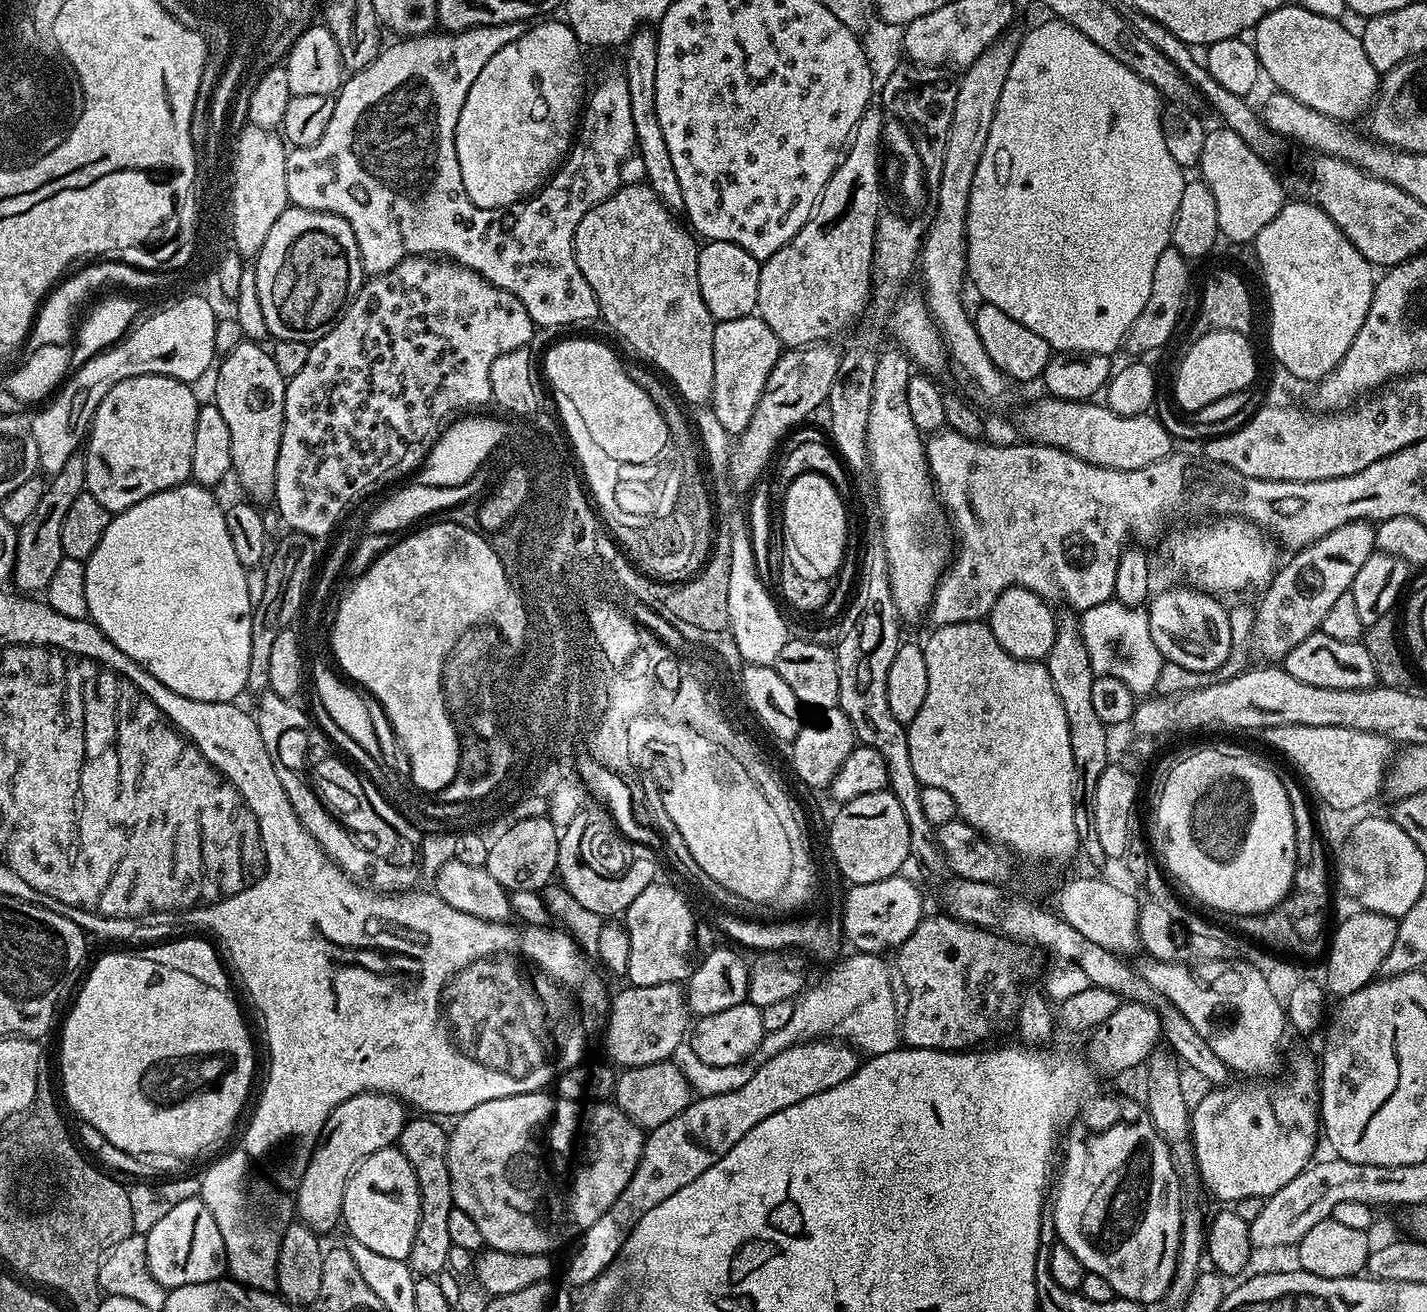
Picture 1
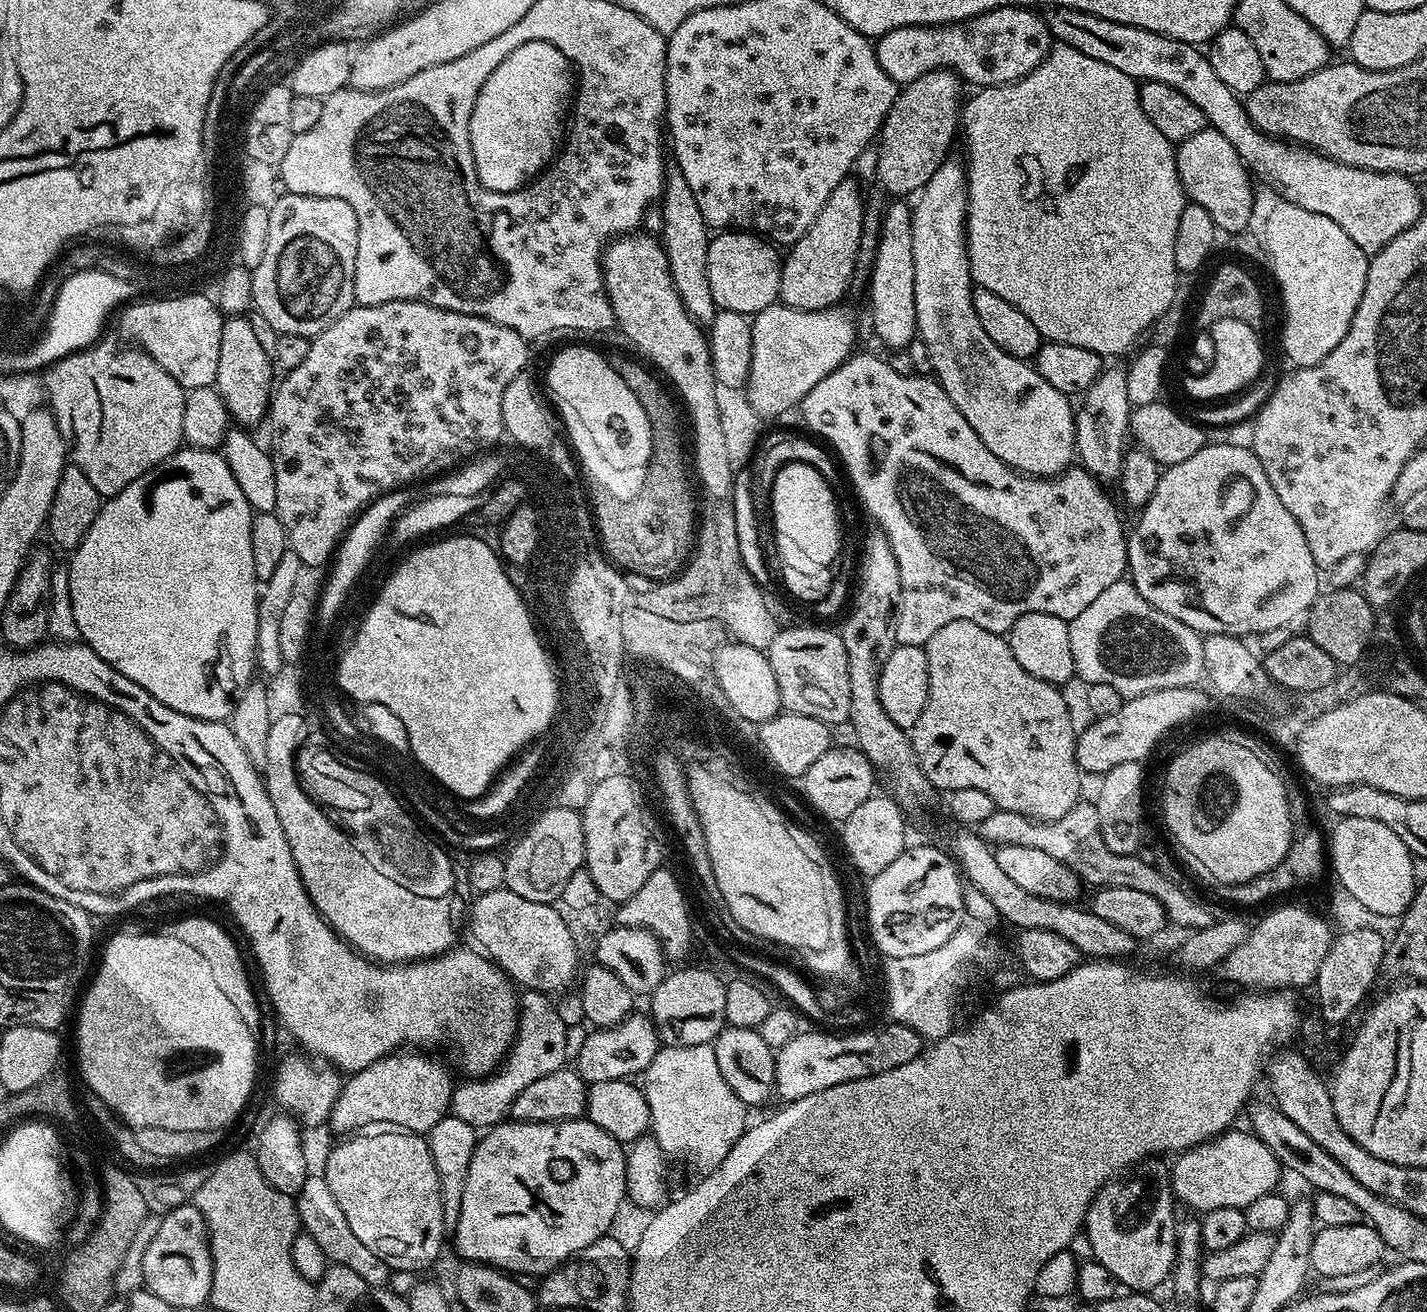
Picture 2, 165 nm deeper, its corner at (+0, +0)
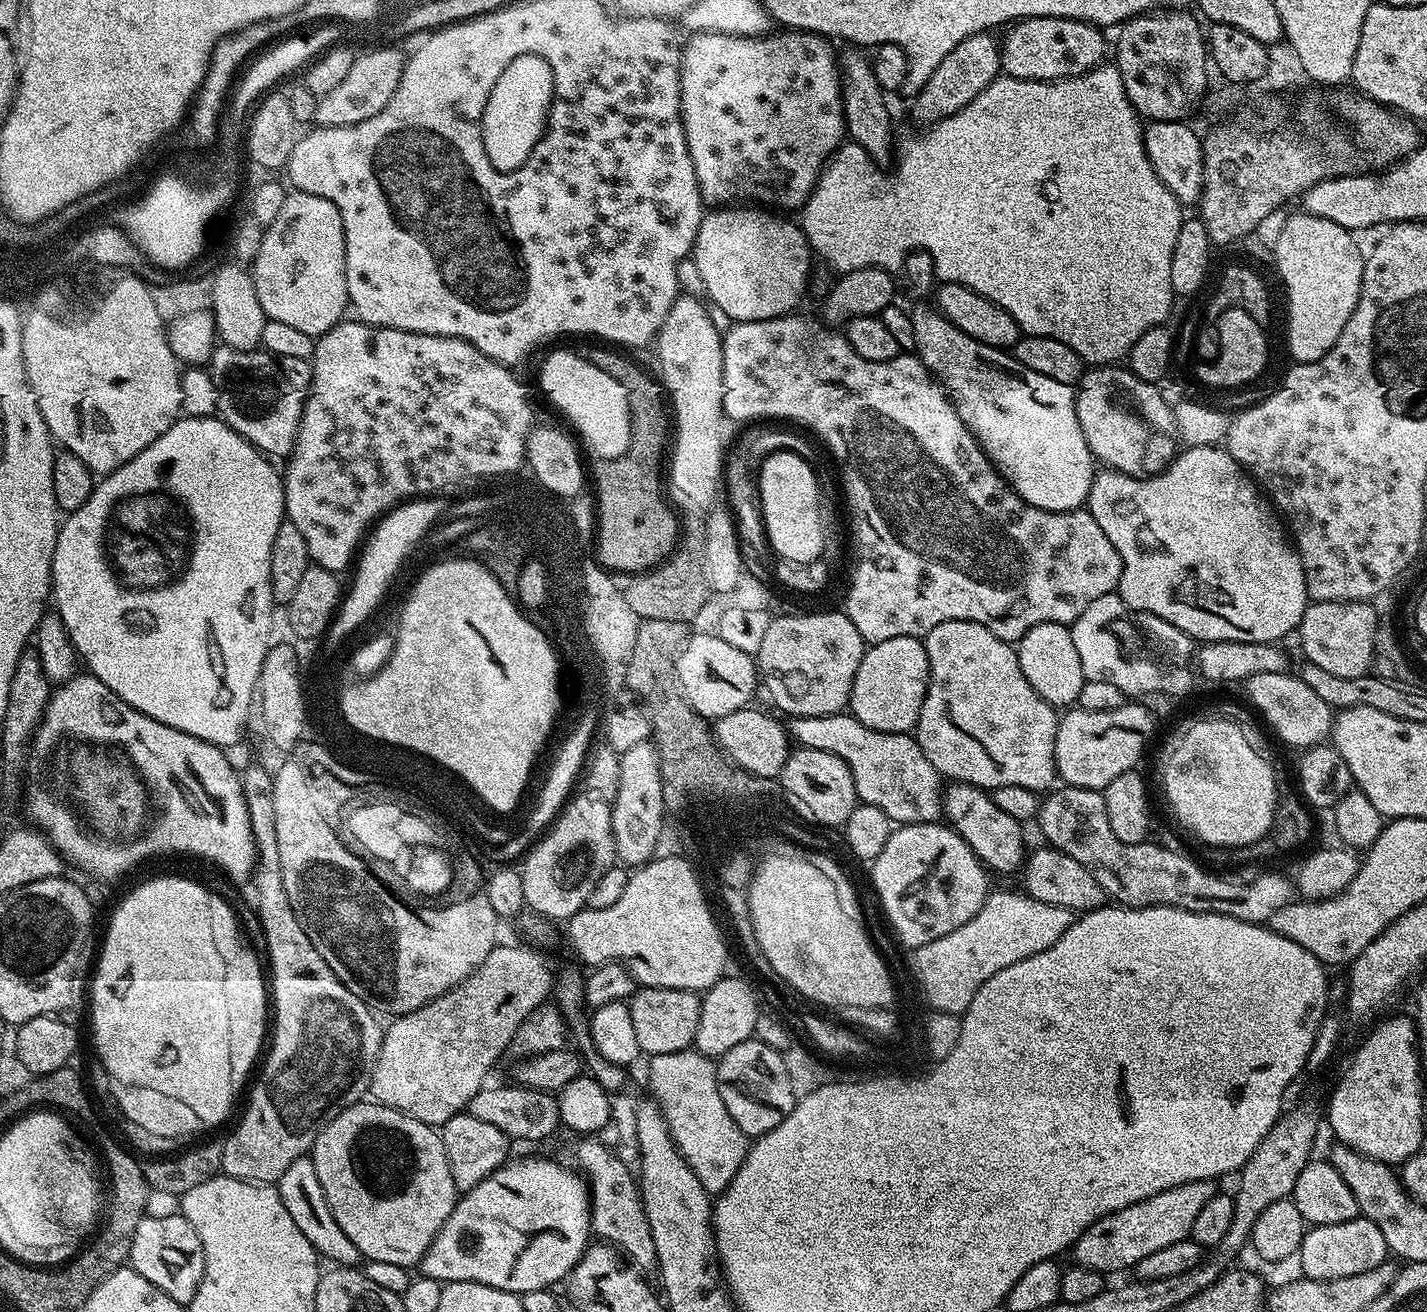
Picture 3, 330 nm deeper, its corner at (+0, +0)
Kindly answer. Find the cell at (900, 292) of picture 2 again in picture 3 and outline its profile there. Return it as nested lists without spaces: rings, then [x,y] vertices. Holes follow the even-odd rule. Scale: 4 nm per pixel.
[[[848,50],[852,52],[841,53],[839,66],[841,71],[841,96],[843,98],[845,131],[849,139],[856,143],[864,150],[878,166],[885,166],[890,160],[890,152],[894,142],[894,126],[892,124],[892,116],[886,104],[886,94],[878,80],[874,77],[871,61],[856,52],[856,50]]]

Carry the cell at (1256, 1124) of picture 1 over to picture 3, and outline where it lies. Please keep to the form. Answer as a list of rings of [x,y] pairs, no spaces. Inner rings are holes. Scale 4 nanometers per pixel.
[[[1199,1180],[1182,1186],[1174,1186],[1165,1192],[1154,1194],[1137,1204],[1126,1206],[1109,1216],[1095,1220],[1082,1235],[1076,1239],[1075,1263],[1081,1268],[1093,1268],[1105,1274],[1120,1272],[1124,1267],[1135,1266],[1146,1254],[1162,1250],[1162,1246],[1174,1246],[1192,1235],[1194,1218],[1198,1210],[1206,1206],[1210,1197],[1217,1195],[1217,1185],[1211,1180]]]

